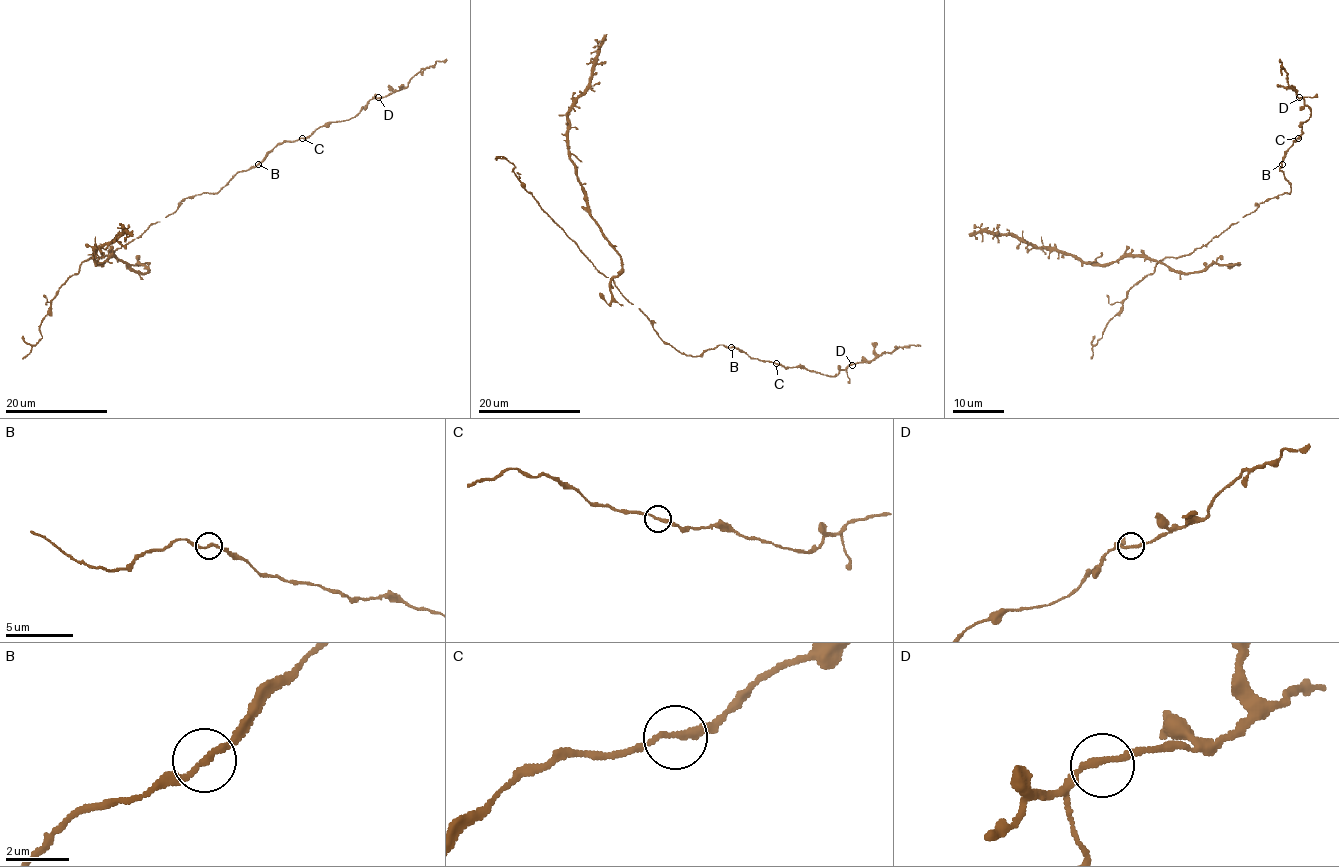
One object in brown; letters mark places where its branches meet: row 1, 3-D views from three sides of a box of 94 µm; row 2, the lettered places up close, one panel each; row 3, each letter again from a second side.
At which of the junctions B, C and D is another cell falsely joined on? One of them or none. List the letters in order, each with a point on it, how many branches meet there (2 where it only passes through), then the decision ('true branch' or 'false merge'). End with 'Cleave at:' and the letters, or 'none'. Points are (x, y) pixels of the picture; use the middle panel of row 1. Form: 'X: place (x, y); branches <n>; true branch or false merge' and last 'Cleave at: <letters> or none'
B: place (731, 347); branches 2; true branch
C: place (776, 363); branches 2; true branch
D: place (852, 365); branches 2; true branch
Cleave at: none

